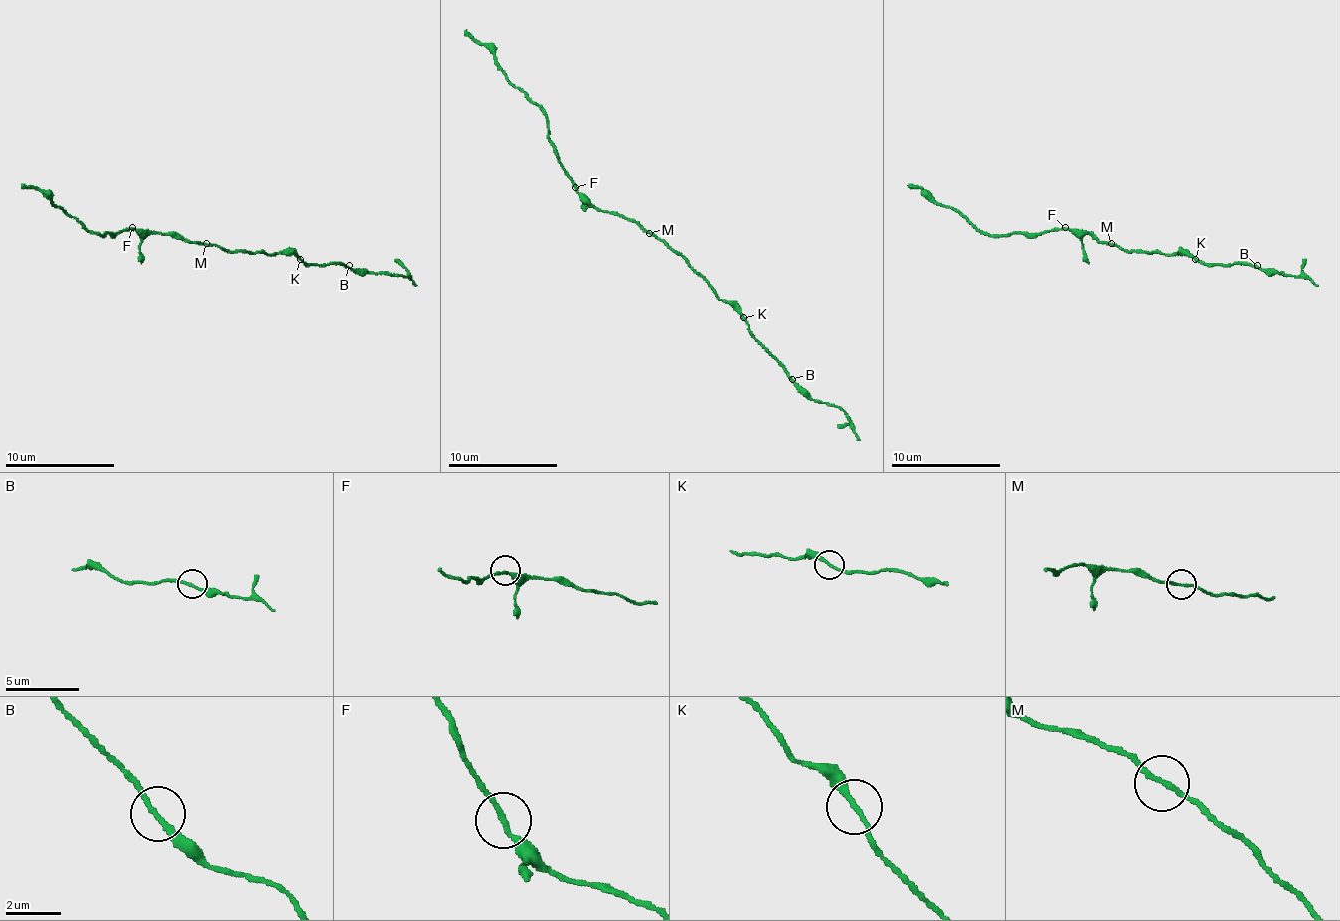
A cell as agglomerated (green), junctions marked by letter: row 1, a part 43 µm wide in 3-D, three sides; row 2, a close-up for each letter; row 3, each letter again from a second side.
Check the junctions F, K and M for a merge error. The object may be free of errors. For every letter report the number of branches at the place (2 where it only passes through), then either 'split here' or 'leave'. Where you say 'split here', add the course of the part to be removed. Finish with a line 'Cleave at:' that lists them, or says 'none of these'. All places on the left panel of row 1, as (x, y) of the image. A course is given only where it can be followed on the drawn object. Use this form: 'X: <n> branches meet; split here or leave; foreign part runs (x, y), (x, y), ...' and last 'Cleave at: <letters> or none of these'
F: 2 branches meet; leave
K: 2 branches meet; leave
M: 2 branches meet; leave
Cleave at: none of these

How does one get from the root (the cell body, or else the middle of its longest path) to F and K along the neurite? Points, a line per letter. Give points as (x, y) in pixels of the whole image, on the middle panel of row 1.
F: (652, 233), (646, 233), (630, 219), (600, 211), (575, 187)
K: (652, 233), (663, 239), (742, 318)

